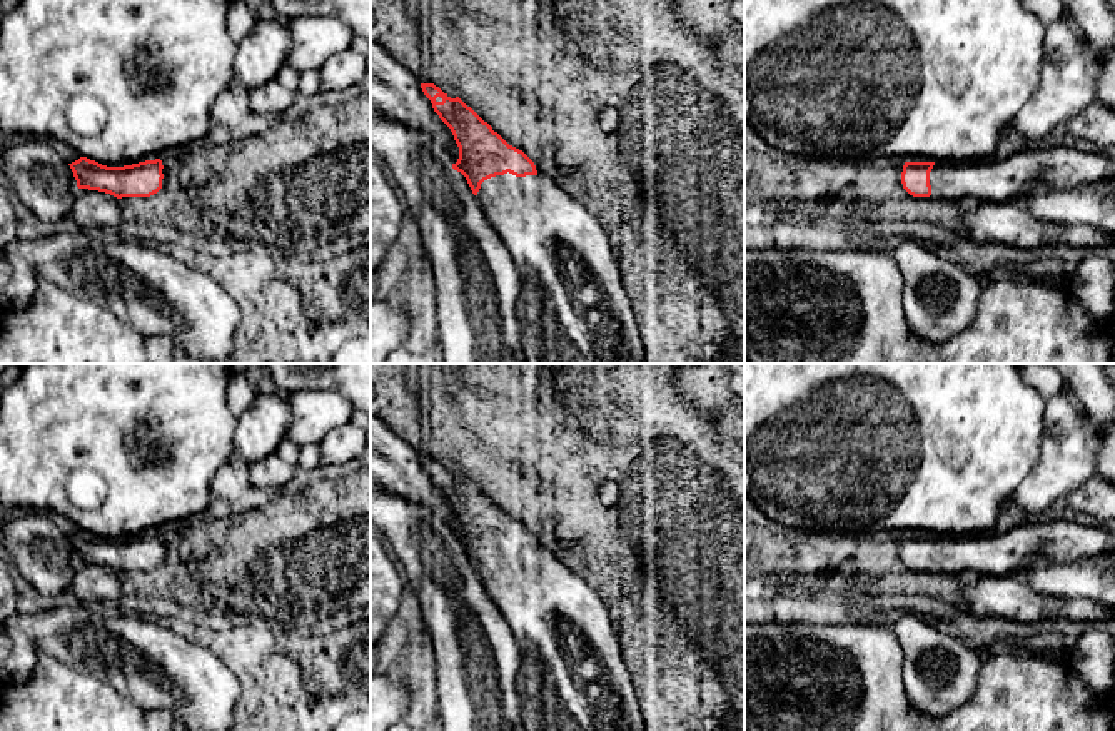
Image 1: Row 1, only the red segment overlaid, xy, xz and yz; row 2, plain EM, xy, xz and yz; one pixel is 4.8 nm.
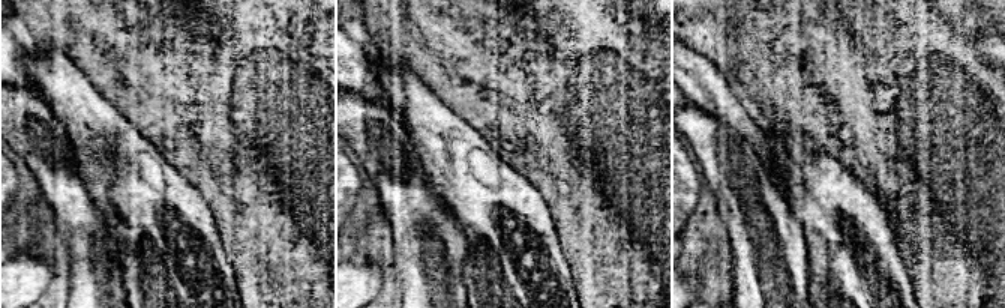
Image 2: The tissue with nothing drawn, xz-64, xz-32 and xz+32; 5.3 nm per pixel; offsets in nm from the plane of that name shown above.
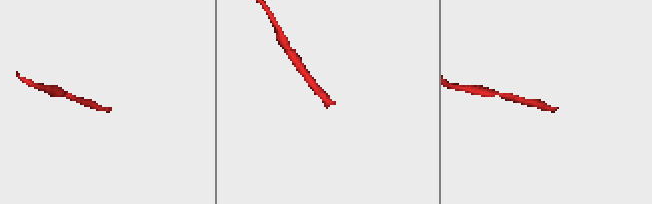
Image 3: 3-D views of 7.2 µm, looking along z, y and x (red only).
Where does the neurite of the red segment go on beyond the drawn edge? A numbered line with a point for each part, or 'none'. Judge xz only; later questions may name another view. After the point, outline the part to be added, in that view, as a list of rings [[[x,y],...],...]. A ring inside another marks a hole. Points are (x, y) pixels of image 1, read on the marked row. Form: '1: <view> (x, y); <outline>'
1: xz (571, 309); [[[549,174],[496,175],[477,192],[521,277],[526,364],[644,364],[611,242]]]

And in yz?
1: yz (1060, 167); [[[1042,142],[1003,160],[935,162],[930,172],[931,195],[963,205],[1015,202],[1032,182],[1075,189],[1107,179],[1115,179],[1115,159]]]

